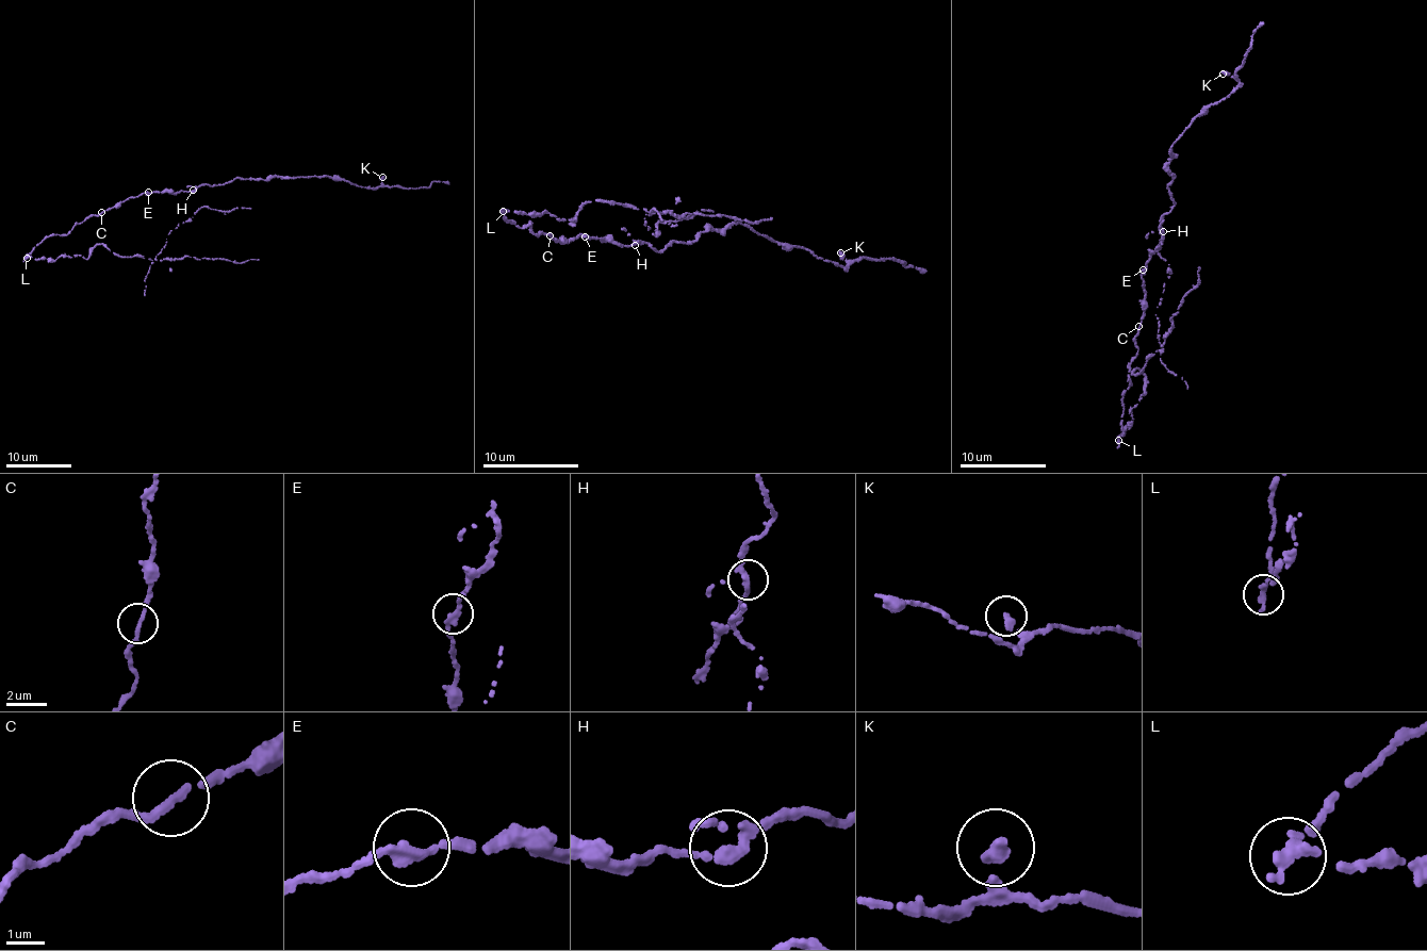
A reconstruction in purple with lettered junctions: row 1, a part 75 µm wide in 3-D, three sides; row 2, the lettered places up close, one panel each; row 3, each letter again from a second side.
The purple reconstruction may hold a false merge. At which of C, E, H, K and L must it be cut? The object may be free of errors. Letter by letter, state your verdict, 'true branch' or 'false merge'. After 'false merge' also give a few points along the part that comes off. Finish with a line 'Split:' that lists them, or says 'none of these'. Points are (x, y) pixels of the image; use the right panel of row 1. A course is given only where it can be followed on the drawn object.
C: true branch
E: true branch
H: true branch
K: true branch
L: false merge | (1119, 441), (1146, 394), (1145, 376), (1131, 374), (1161, 349), (1164, 219)
Split: L

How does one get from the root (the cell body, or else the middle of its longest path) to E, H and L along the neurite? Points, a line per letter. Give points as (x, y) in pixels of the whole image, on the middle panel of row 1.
E: (551, 234), (563, 242), (585, 236)
H: (551, 234), (563, 242), (579, 235), (620, 245), (635, 245)
L: (551, 234), (540, 232), (537, 238), (530, 223), (518, 227), (504, 218), (504, 212)

